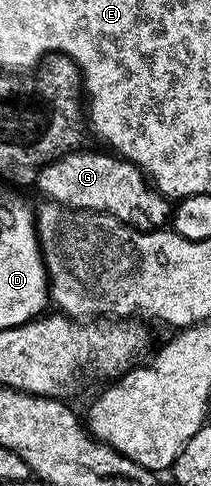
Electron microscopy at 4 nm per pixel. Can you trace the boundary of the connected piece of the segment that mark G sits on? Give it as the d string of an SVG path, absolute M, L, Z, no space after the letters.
M84 150L71 151L69 155L63 155L60 159L47 163L36 174L35 190L44 191L43 198L45 200L61 203L64 207L71 207L73 211L98 211L140 230L159 230L169 222L172 212L169 200L152 187L149 180L134 164L115 154L105 153L103 150L100 150L101 152Z

